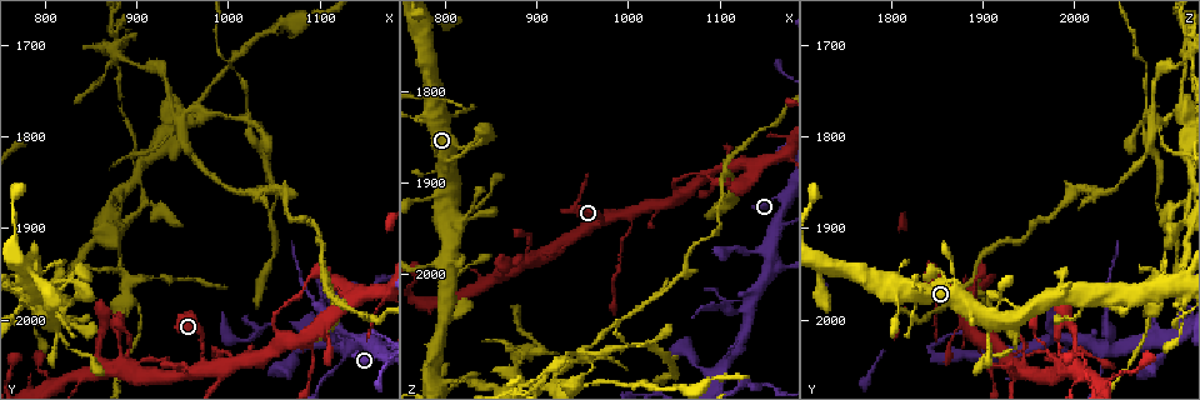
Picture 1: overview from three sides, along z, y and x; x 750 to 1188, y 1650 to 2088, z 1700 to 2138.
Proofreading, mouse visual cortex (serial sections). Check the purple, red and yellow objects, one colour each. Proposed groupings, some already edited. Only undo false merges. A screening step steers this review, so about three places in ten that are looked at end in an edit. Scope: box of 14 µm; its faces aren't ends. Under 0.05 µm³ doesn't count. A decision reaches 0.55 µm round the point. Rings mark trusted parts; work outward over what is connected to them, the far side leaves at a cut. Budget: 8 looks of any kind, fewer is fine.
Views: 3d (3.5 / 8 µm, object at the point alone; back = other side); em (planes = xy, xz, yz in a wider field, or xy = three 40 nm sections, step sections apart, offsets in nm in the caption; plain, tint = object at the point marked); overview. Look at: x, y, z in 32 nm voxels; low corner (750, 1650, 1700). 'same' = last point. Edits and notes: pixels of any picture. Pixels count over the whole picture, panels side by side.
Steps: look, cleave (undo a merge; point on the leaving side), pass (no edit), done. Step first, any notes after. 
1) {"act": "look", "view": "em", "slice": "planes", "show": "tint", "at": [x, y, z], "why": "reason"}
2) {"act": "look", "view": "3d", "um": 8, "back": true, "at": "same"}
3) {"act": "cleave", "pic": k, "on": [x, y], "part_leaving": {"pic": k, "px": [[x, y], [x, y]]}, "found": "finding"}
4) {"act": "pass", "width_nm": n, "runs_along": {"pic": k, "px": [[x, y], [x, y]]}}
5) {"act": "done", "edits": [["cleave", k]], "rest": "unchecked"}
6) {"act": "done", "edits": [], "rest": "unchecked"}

{"act": "look", "view": "3d", "um": 3.5, "at": [1165, 2025, 1945], "why": "abrupt turn"}

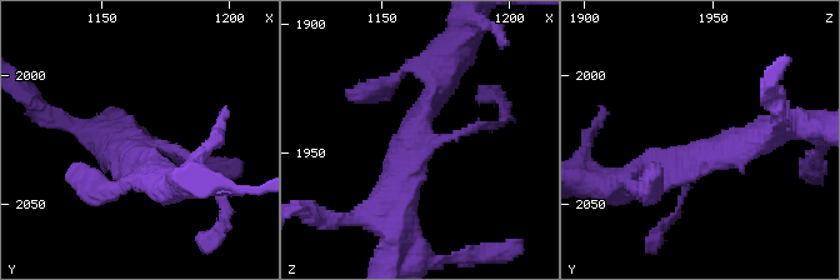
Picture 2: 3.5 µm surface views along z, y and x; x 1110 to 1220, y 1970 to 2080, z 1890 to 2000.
{"act": "look", "view": "em", "slice": "planes", "show": "tint", "at": [1166, 2027, 1945]}

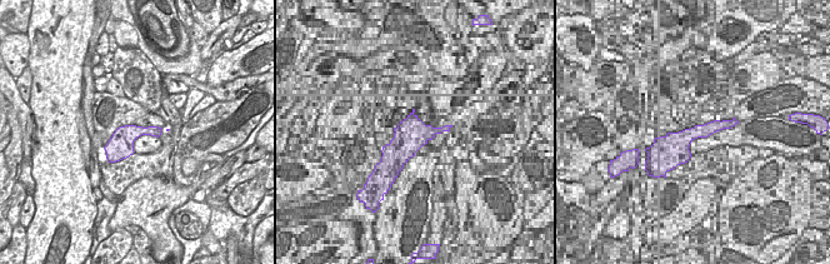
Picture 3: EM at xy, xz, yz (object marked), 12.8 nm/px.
{"act": "pass", "runs_along": {"pic": 2, "px": [[438, 84], [411, 131], [441, 141], [473, 129]]}, "found": "continuous, no second cell"}

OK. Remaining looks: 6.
{"act": "look", "view": "3d", "um": 3.5, "at": [1130, 2030, 2040], "why": "thin arm on a thick one"}

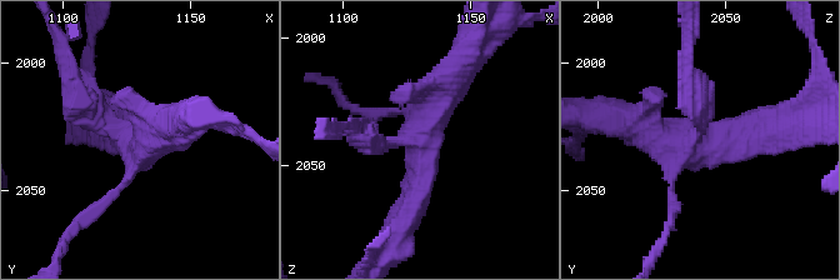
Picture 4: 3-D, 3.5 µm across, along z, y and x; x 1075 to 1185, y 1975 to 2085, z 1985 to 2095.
{"act": "look", "view": "em", "slice": "xy", "step": 1, "show": "plain", "at": [1130, 2031, 2039], "why": "now the EM"}

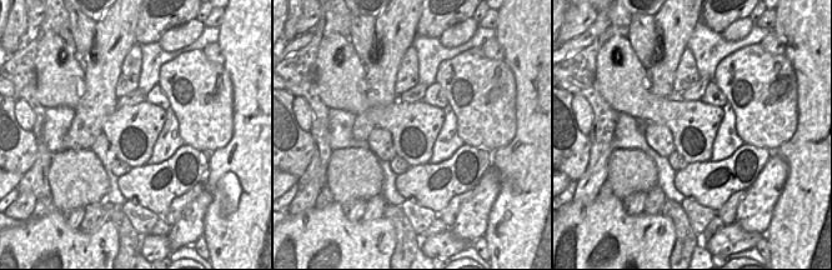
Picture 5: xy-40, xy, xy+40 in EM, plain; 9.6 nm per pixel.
{"act": "look", "view": "em", "slice": "xy", "step": 1, "show": "tint", "at": "same"}

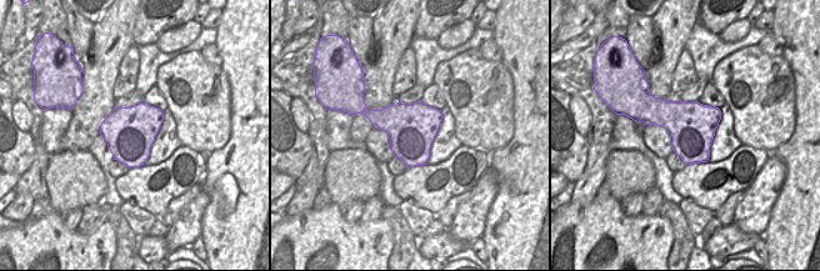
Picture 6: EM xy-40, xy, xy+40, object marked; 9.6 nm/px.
{"act": "pass", "found": "one cell here"}

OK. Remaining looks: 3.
{"act": "look", "view": "3d", "um": 3.5, "at": [1100, 2015, 2110], "why": "sharp bend"}

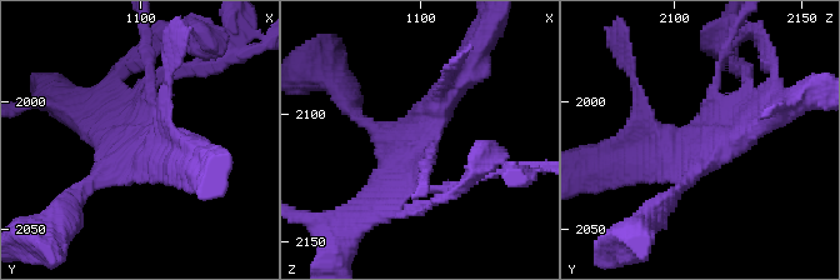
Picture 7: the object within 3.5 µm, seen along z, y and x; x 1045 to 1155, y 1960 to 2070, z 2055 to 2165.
{"act": "look", "view": "em", "slice": "xy", "step": 1, "show": "tint", "at": [1098, 2015, 2111]}

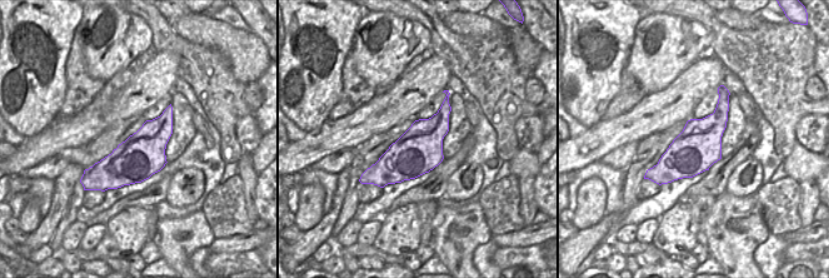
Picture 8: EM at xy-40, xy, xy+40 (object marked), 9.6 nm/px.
{"act": "pass", "found": "one cell here"}

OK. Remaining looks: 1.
{"act": "done", "edits": [], "rest": "unchecked"}

